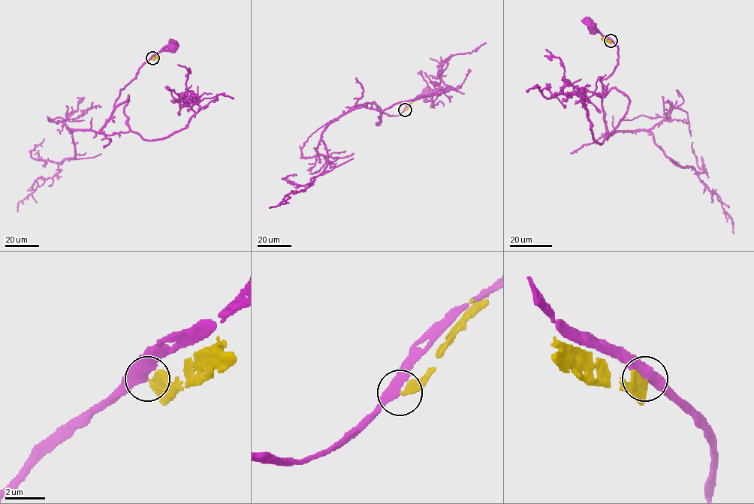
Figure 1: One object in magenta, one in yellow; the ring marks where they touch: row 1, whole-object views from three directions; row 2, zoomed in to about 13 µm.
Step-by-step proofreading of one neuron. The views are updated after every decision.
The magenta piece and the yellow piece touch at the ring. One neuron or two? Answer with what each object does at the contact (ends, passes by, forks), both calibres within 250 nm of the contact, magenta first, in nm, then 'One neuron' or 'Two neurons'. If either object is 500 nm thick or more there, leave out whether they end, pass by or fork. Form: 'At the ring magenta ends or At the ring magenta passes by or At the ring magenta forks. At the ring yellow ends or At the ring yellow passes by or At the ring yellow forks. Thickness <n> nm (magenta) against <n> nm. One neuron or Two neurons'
At the ring magenta passes by. At the ring yellow ends. Thickness 300 nm (magenta) against 400 nm. Two neurons

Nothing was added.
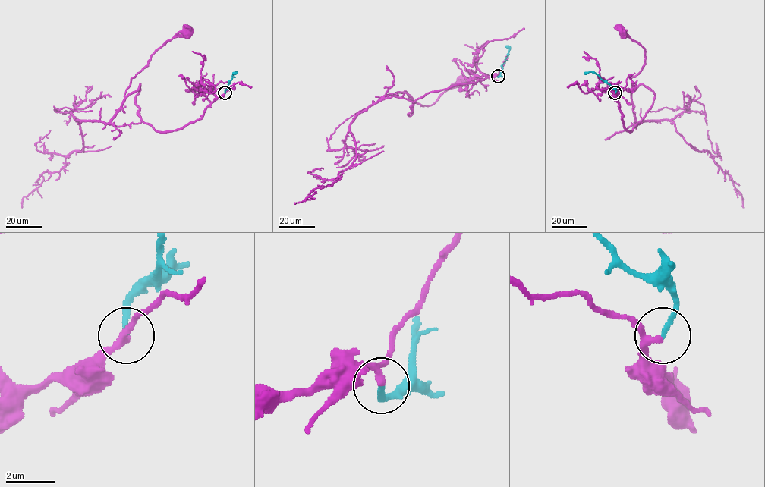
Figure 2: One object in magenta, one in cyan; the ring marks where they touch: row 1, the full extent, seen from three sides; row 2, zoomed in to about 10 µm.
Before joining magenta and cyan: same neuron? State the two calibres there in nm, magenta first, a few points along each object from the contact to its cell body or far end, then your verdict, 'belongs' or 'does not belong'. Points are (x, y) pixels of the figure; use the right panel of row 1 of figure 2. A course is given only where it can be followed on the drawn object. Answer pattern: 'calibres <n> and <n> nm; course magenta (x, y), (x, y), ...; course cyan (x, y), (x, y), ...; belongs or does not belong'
calibres 200 and 200 nm; course magenta (615, 92), (630, 132), (654, 93), (640, 84), (631, 95), (630, 78), (644, 64), (645, 50), (622, 32); course cyan (615, 92), (615, 89), (595, 73), (585, 73); belongs

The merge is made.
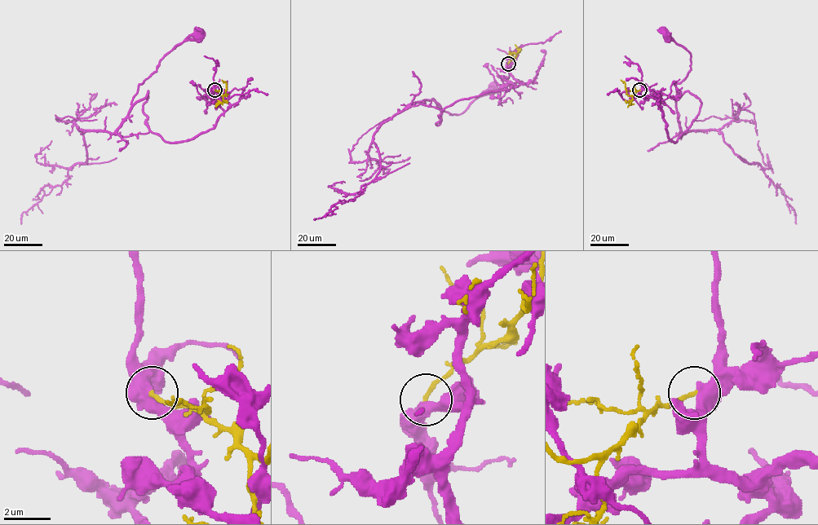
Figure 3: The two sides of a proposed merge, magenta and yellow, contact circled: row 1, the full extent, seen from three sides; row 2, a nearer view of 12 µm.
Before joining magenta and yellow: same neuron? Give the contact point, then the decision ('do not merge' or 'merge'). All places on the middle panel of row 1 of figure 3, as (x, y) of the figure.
place (508, 63); do not merge

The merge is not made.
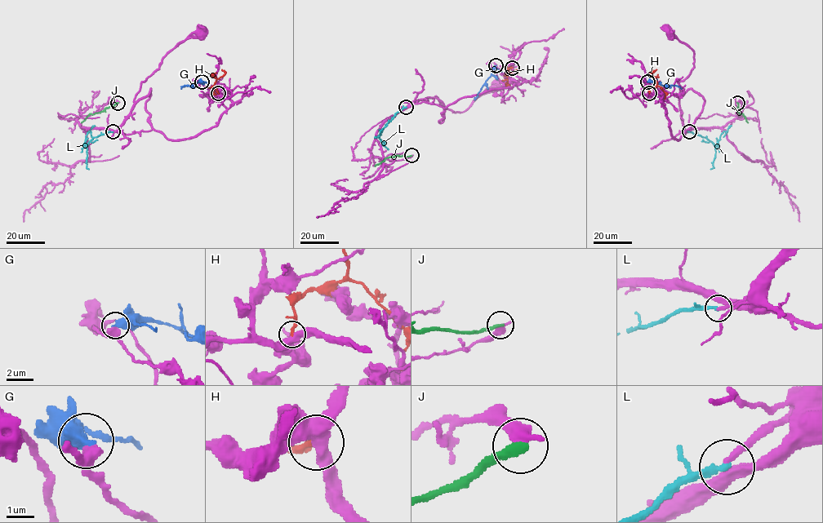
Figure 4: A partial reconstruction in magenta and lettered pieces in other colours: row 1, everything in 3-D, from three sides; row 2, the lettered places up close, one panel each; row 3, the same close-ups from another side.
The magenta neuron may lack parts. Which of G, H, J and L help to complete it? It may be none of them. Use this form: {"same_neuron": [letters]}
{"same_neuron": ["L"]}

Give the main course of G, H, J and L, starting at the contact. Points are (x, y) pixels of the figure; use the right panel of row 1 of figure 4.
G: (647, 81), (682, 88)
H: (649, 93), (649, 89), (656, 85), (651, 76), (656, 69)
J: (737, 102), (737, 111), (748, 122)
L: (688, 132), (705, 137), (714, 145), (721, 135), (731, 125)

